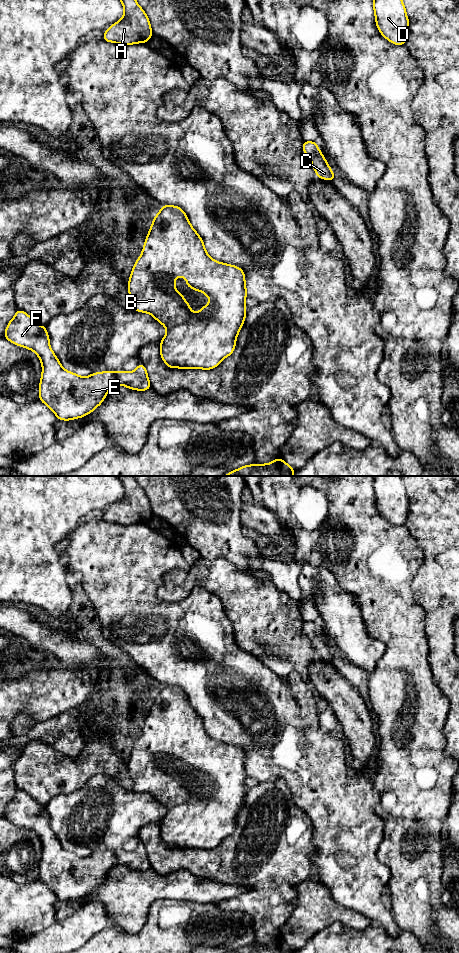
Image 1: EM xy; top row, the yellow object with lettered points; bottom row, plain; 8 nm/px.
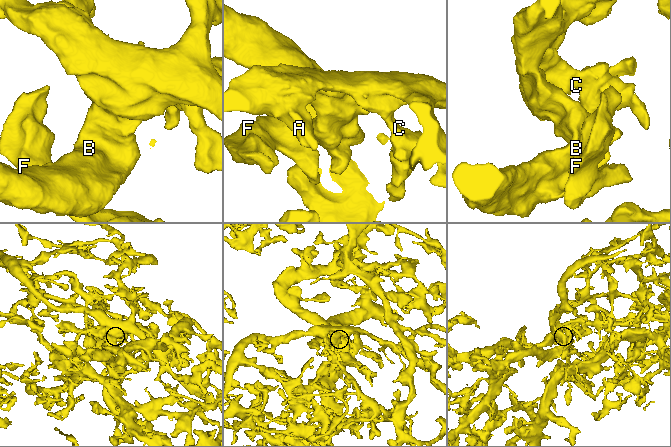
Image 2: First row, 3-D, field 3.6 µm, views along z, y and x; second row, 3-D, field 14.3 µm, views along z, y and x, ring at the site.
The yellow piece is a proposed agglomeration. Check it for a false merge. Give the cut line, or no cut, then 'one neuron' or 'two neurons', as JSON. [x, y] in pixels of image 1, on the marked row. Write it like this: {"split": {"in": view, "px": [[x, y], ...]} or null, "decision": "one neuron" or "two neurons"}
{"split": null, "decision": "one neuron"}

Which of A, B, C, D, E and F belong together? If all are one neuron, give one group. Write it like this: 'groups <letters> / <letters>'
groups A B C D E F

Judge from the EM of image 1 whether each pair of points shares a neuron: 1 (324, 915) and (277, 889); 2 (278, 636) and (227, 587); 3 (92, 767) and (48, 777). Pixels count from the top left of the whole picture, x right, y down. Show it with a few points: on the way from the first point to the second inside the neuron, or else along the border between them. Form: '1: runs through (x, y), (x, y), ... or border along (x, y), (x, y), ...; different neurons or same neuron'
1: border along (308, 879), (296, 886), (294, 909), (286, 921); different neurons
2: runs through (265, 624), (240, 599); same neuron
3: runs through (81, 768), (70, 774), (59, 774); same neuron

